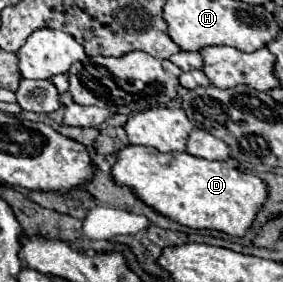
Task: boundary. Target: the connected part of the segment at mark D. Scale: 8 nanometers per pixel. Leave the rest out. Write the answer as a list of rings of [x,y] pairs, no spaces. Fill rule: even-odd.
[[[126,145],[118,151],[116,163],[110,169],[112,179],[116,185],[128,187],[142,203],[152,207],[156,213],[170,217],[172,221],[178,221],[192,229],[216,229],[224,231],[228,235],[244,235],[246,229],[252,225],[254,213],[264,203],[264,181],[260,181],[252,173],[242,173],[236,167],[230,167],[226,161],[208,161],[202,157],[194,157],[190,153],[160,153],[150,147],[138,147],[138,145]]]

